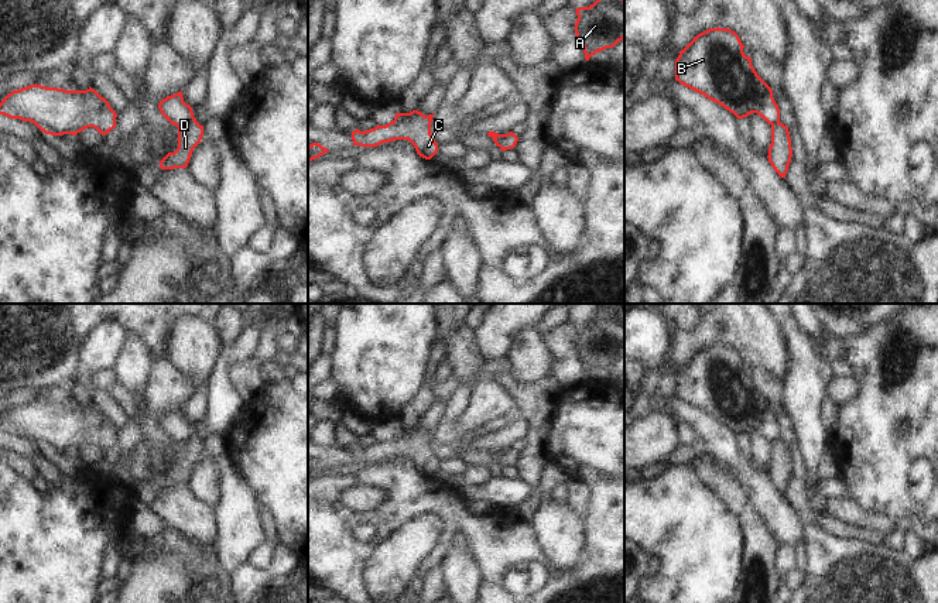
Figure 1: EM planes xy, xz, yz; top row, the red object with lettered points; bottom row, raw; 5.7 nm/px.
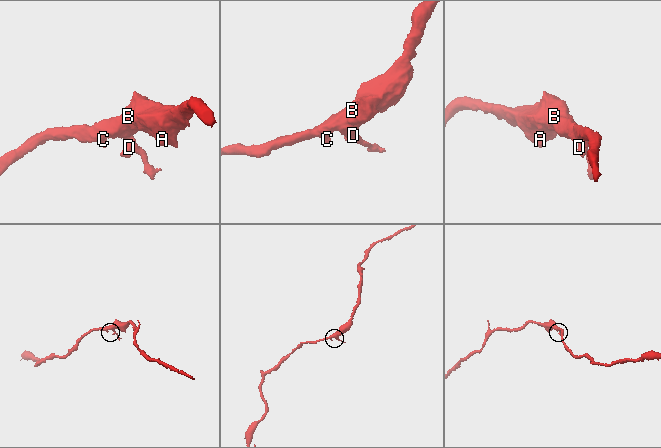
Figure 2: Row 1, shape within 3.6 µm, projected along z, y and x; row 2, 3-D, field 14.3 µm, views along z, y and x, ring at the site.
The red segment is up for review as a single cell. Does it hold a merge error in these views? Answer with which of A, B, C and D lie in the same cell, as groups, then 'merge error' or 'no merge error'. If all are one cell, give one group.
A B C / D | merge error

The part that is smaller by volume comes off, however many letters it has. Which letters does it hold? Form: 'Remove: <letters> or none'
Remove: D

